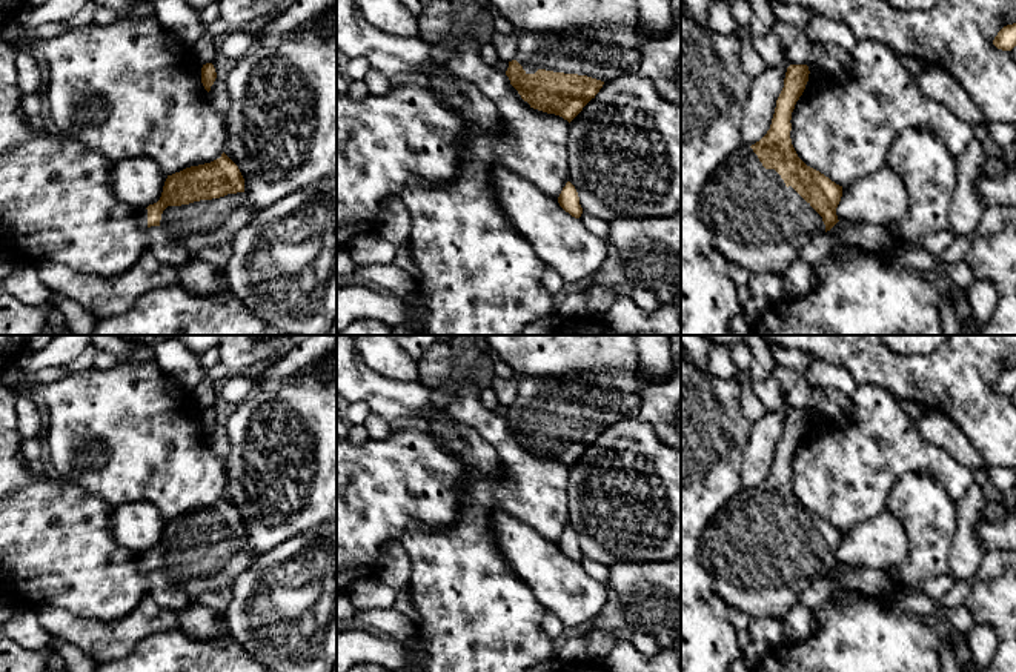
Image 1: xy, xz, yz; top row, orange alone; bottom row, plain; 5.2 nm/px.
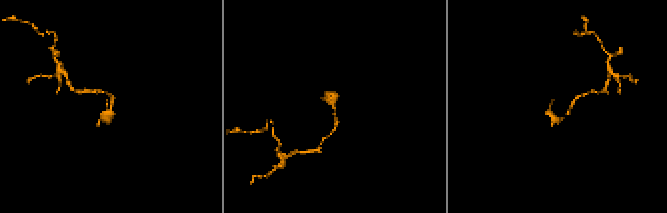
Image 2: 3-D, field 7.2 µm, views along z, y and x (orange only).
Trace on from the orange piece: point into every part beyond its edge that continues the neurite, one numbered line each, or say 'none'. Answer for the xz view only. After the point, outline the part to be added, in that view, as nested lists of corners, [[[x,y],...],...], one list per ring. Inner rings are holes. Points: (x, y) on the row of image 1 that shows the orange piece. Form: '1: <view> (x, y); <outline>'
1: xz (604, 56); [[[673,15],[673,26],[667,31],[649,28],[642,18],[627,29],[616,31],[572,31],[572,32],[520,32],[518,52],[515,60],[523,66],[526,74],[535,74],[538,69],[587,75],[604,83],[635,69],[641,58],[641,48],[646,45],[642,35],[655,34],[656,37],[667,37],[675,28],[676,18]]]

